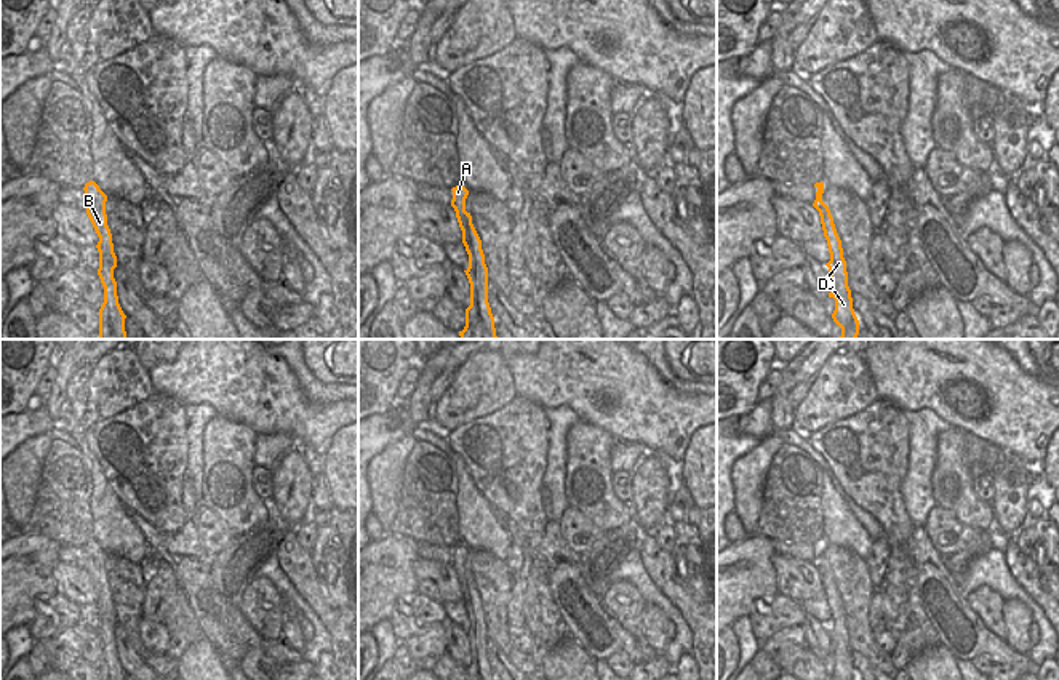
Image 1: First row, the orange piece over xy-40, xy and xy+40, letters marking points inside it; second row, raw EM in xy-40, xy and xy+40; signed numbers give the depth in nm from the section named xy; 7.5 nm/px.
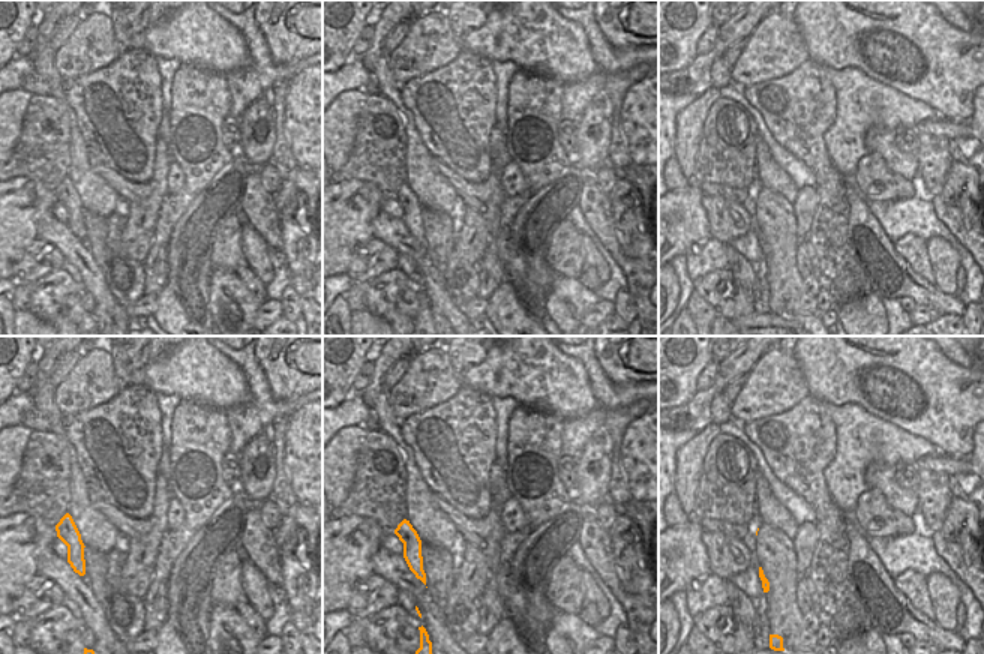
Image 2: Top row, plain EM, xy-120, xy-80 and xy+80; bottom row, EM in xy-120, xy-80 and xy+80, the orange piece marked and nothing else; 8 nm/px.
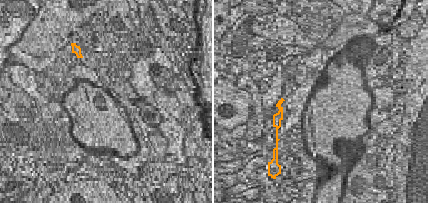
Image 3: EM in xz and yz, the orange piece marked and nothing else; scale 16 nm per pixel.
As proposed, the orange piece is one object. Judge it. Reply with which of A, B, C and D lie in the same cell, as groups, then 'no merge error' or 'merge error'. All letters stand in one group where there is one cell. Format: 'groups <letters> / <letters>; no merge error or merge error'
groups A B C D; no merge error

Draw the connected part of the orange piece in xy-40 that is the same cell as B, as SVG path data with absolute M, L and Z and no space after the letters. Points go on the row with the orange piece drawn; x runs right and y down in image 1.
M94 181L86 182L83 190L86 195L86 214L99 237L99 242L96 245L99 251L98 275L104 286L104 302L99 309L99 339L126 339L126 315L118 304L117 282L114 278L117 256L114 253L112 234L107 226L107 195Z

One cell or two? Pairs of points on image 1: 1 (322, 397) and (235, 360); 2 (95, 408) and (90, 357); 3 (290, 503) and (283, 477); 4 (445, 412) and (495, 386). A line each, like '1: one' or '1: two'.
1: two
2: two
3: one
4: one

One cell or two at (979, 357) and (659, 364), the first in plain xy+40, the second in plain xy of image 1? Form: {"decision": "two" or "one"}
{"decision": "two"}

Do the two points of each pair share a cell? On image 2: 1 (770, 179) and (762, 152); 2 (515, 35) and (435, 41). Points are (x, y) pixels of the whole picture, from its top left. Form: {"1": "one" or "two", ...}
{"1": "one", "2": "two"}

